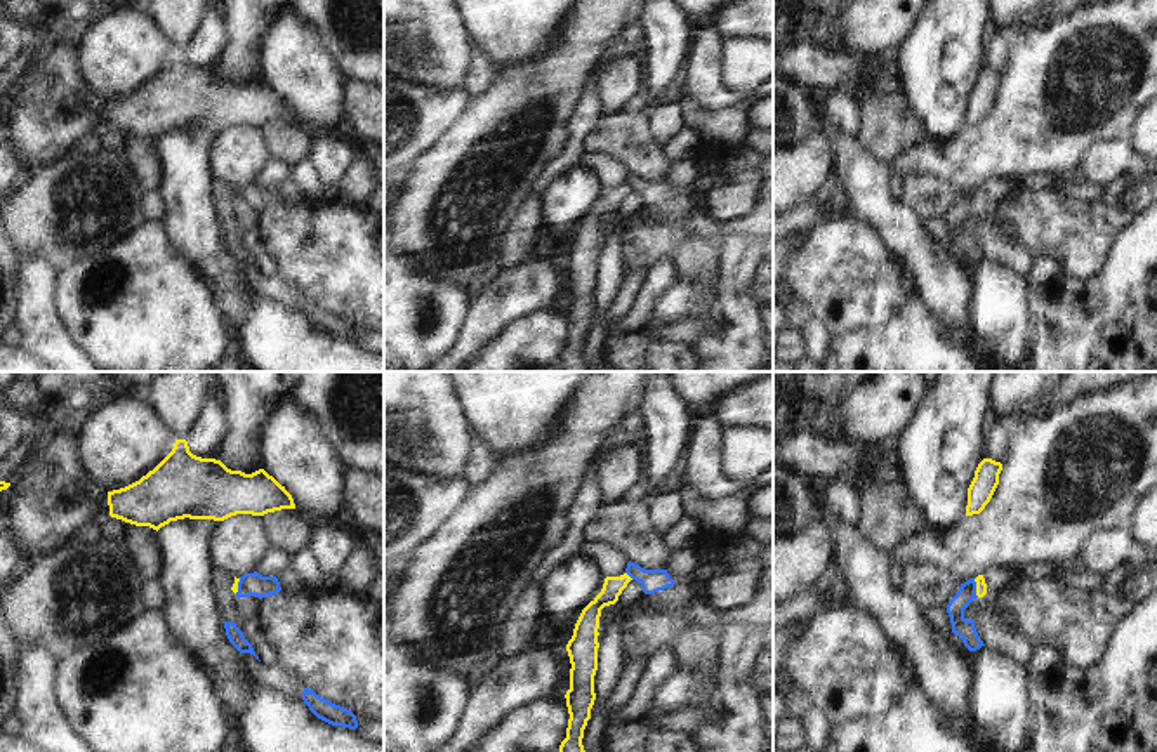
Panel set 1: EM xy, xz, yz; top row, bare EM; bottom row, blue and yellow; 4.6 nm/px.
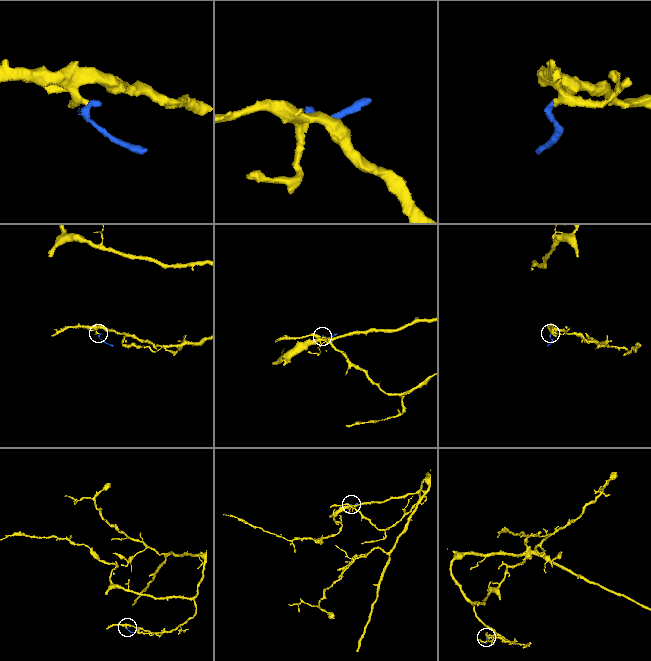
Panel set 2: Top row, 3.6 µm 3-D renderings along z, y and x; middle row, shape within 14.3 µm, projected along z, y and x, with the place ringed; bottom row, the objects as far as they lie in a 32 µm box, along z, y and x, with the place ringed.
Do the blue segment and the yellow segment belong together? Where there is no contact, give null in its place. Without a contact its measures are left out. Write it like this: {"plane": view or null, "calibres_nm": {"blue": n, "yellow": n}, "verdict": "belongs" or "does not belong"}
{"plane": "yz", "calibres_nm": {"blue": 90, "yellow": 50}, "verdict": "does not belong"}

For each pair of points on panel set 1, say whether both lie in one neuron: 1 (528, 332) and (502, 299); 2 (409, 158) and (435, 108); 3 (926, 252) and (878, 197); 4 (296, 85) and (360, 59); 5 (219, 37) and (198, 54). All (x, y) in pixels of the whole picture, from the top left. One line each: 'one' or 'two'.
1: two
2: one
3: one
4: two
5: one

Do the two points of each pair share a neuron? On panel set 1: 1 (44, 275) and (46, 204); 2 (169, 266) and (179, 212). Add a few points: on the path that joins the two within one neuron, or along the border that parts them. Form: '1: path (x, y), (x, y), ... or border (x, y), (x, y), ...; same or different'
1: border (21, 252), (32, 257), (46, 257), (61, 271); different
2: border (162, 221), (174, 244), (202, 270); different

